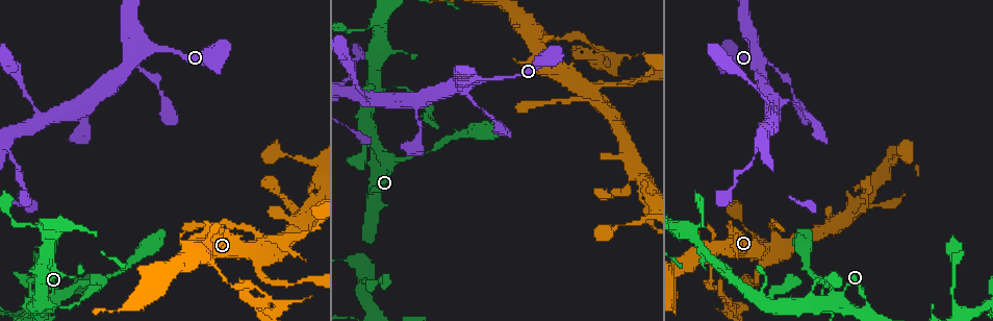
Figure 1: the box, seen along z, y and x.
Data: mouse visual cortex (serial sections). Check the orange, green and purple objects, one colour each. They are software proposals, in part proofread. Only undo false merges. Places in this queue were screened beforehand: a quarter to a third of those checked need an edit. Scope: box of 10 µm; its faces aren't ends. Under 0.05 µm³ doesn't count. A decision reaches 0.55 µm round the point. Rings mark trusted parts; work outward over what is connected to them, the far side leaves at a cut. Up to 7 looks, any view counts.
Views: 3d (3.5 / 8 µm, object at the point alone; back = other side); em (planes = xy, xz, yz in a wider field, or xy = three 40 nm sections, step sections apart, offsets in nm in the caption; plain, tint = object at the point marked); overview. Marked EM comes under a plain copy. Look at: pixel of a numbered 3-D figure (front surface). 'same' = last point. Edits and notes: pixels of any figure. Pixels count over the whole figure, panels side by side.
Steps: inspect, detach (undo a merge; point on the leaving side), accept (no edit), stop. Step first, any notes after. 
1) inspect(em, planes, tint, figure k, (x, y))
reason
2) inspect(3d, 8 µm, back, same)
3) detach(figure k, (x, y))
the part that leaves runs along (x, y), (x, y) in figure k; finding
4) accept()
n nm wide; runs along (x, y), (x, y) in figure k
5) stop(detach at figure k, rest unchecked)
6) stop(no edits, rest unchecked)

inspect(em, xy, step 1, tint, figure 1, (825, 283))
abrupt turn

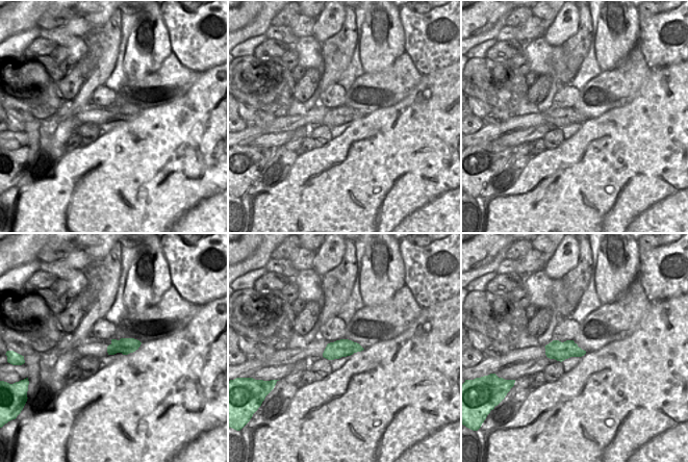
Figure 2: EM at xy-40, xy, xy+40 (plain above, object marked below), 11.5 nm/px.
inspect(3d, 3.5 µm, same)

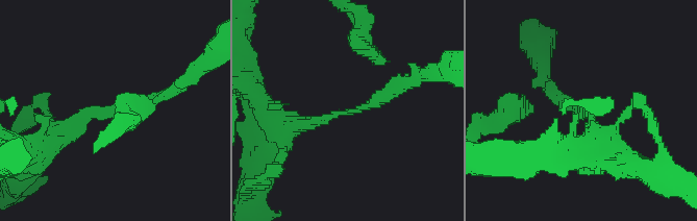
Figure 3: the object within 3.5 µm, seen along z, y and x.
accept()
runs along (48, 141), (93, 112), (128, 112), (167, 93) in figure 3; one cell here

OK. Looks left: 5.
inspect(3d, 3.5 µm, figure 1, (760, 300))
two arms in line, one across

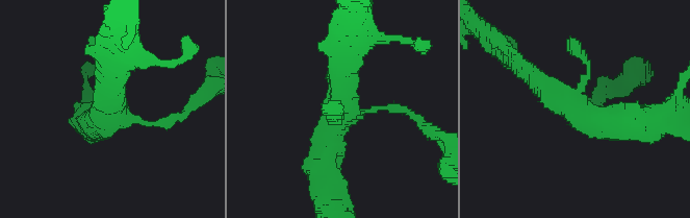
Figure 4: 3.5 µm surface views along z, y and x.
inspect(em, xy, step 1, tint, figure 4, (109, 112))
need the tissue

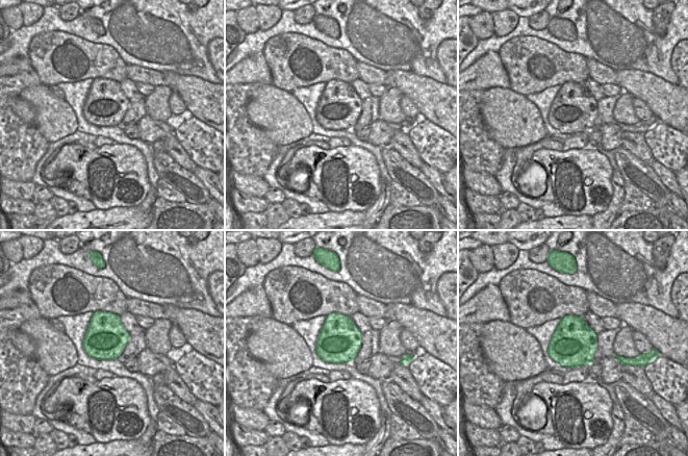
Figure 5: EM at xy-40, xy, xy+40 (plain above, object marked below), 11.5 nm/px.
accept()
500 nm wide; runs along (640, 120), (584, 117), (525, 69) in figure 4; one cell here

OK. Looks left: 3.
inspect(3d, 3.5 µm, figure 1, (533, 37))
a fork

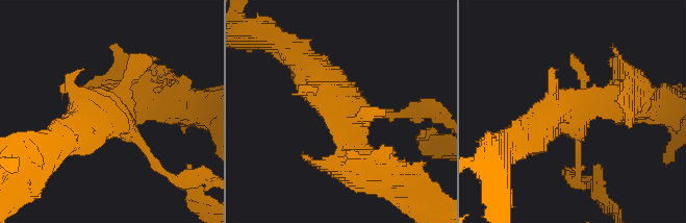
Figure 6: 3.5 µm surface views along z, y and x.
inspect(em, xy, step 1, tint, figure 6, (340, 112))
now the EM

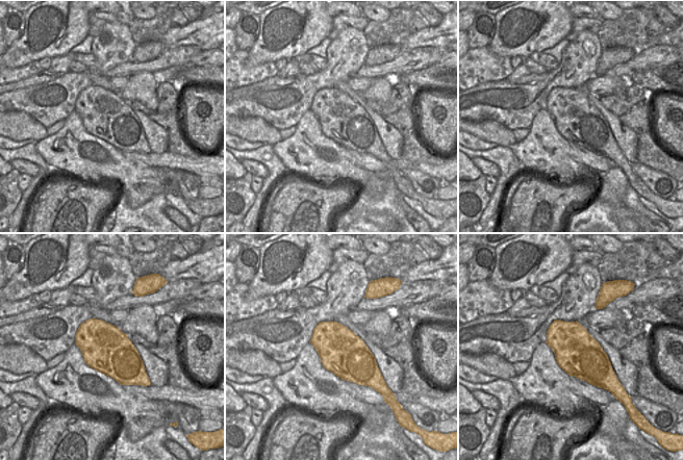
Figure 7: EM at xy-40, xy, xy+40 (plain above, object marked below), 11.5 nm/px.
accept()
one cell here

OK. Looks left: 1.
stop(no edits, rest unchecked)

